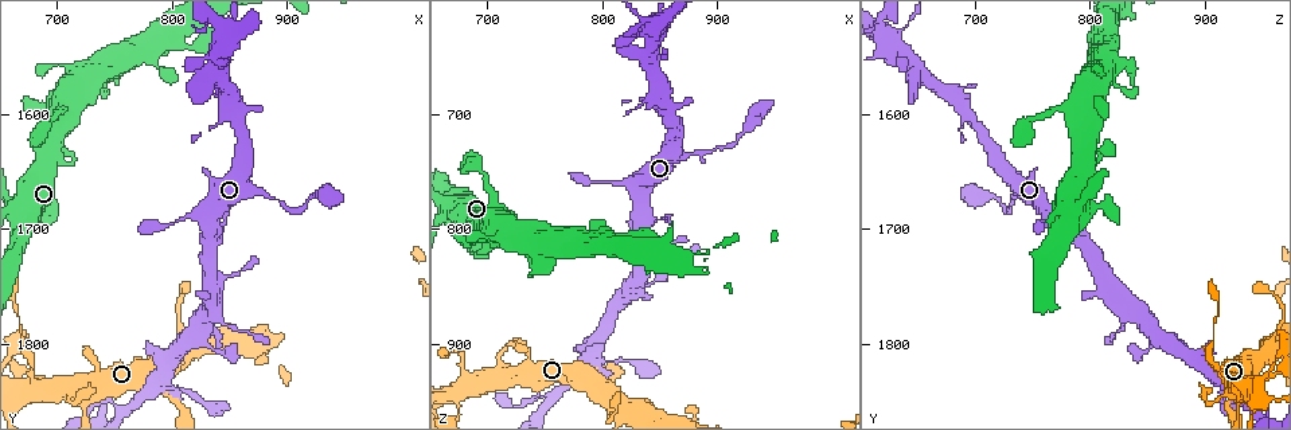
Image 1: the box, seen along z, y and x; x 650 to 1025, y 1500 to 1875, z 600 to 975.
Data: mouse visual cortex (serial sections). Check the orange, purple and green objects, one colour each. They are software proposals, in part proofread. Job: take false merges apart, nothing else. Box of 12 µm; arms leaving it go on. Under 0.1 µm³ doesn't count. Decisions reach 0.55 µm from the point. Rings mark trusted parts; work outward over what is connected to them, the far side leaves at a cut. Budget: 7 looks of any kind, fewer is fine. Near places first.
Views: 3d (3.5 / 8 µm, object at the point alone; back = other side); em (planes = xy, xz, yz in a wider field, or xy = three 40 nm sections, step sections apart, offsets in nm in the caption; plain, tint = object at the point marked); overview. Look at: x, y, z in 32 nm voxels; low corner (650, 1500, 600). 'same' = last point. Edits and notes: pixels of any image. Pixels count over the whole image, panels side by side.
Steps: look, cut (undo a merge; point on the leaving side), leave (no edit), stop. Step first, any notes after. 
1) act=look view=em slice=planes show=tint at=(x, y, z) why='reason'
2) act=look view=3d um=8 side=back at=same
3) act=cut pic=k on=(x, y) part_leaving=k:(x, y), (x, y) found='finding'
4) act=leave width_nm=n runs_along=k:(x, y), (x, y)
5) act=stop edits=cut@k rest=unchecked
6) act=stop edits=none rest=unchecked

act=look view=3d um=3.5 side=back at=(792, 1834, 910) why='sharp bend'

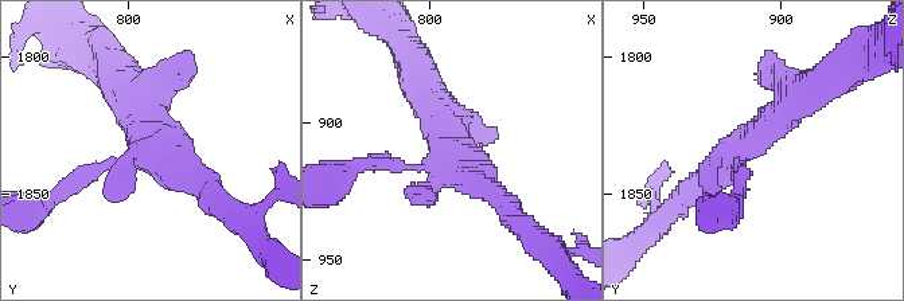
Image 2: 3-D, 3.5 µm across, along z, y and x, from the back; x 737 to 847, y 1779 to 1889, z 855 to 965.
act=look view=em slice=xy step=1 show=tint at=(791, 1832, 911)

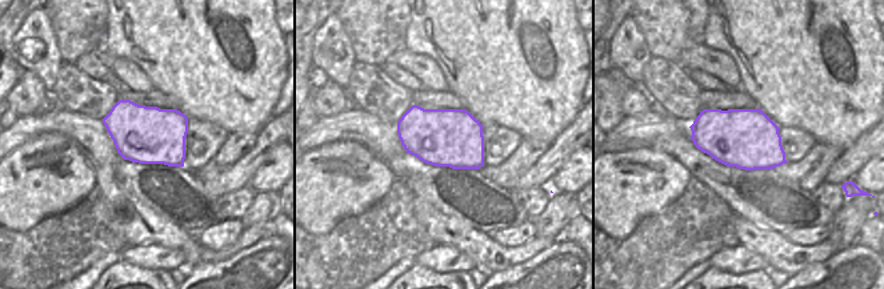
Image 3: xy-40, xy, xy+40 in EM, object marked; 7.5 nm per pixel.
act=look view=em slice=planes show=tint at=same

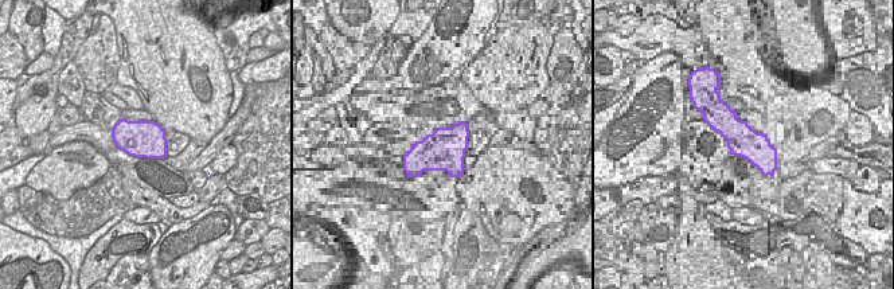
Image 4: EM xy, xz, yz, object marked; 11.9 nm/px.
act=leave runs_along=2:(810, 88), (710, 183), (693, 187) found='continuous, no second cell'

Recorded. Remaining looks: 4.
act=look view=3d um=3.5 side=back at=(742, 1848, 944) why='sharp bend'

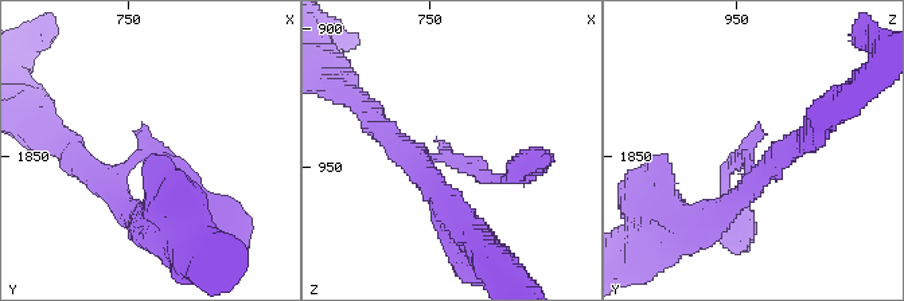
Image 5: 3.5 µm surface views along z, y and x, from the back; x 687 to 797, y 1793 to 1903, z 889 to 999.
act=look view=em slice=xy step=2 show=tint at=(743, 1851, 946) why='now the EM'

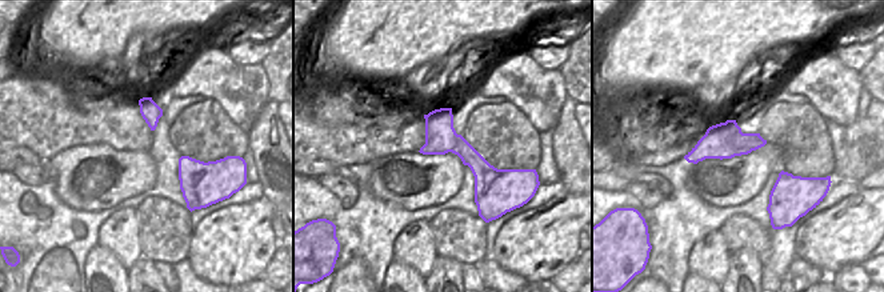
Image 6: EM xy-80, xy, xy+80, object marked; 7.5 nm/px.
act=leave runs_along=6:(428, 118), (487, 174), (508, 172) found='all the same cell'

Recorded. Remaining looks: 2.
act=look view=3d um=8 at=(680, 1840, 938) why='sharp bend'

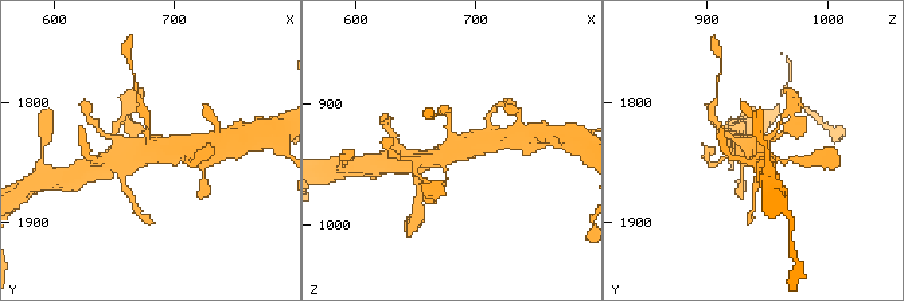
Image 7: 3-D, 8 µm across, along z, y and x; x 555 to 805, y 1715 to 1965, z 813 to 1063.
act=look view=em slice=xy step=3 show=tint at=(678, 1836, 938) why='need the tissue'

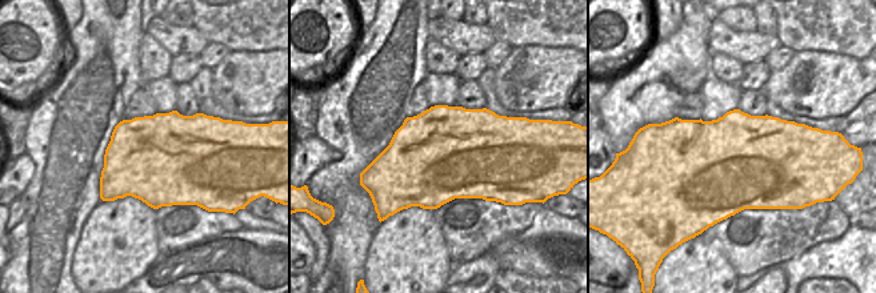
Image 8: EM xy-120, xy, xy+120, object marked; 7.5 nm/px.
act=leave found='one cell here'

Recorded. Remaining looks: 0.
act=stop edits=none rest=unchecked

